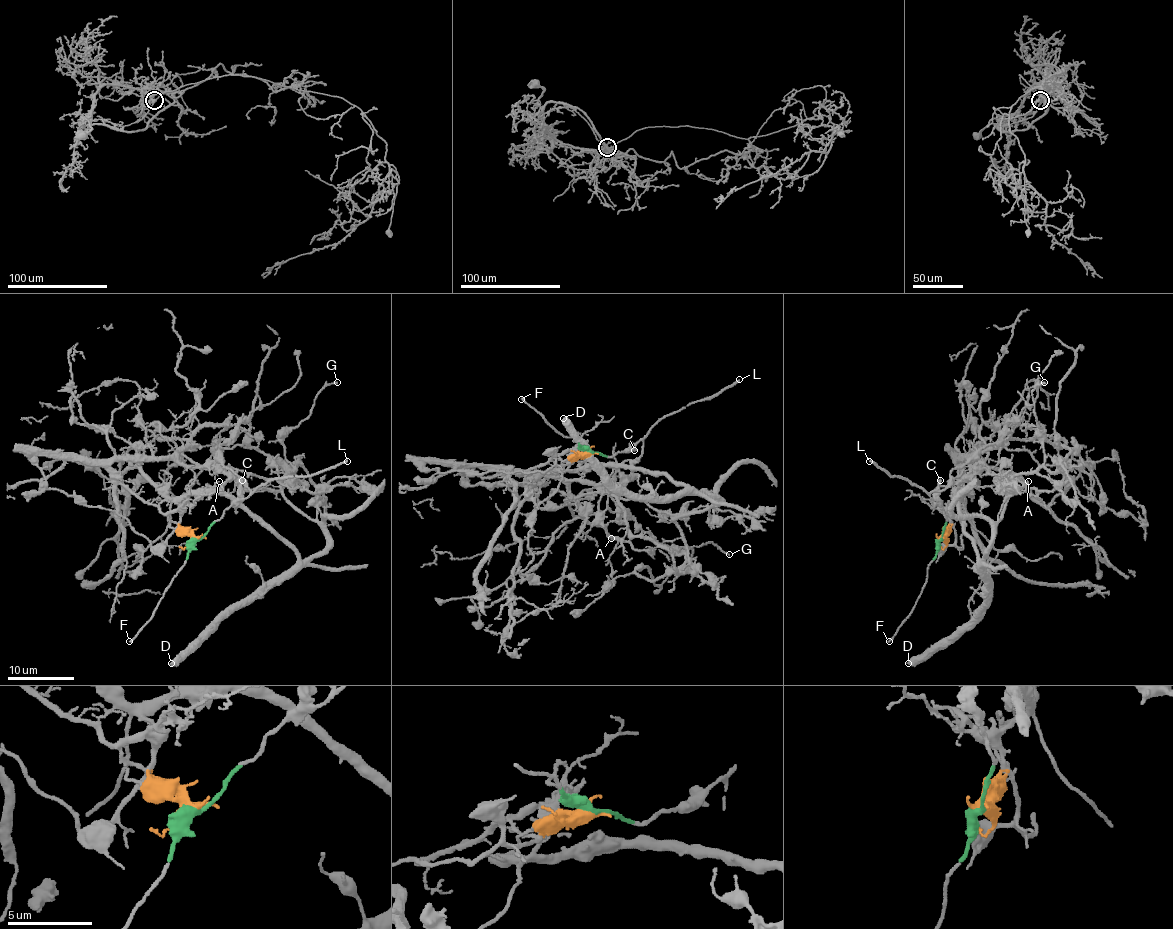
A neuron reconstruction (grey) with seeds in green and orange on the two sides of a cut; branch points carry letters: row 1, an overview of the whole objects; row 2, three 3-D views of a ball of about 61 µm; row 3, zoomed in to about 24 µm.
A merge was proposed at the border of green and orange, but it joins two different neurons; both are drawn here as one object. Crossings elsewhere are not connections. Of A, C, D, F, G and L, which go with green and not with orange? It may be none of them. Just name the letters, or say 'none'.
C, F, L

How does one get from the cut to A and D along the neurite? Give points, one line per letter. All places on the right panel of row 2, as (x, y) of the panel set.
A: (940, 539), (950, 524), (949, 511), (959, 502), (959, 487), (993, 484), (1018, 491), (1028, 481)
D: (940, 539), (959, 502), (955, 492), (962, 532), (983, 569), (985, 602), (907, 663)

